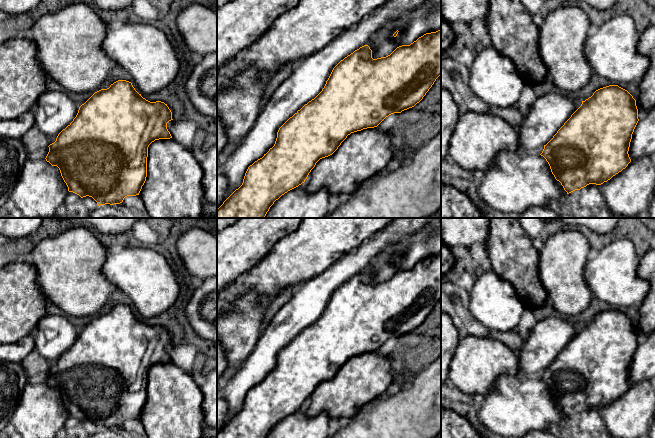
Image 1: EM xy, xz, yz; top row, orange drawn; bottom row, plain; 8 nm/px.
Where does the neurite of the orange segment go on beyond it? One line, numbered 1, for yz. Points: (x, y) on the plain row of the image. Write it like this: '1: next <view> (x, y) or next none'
1: next none

